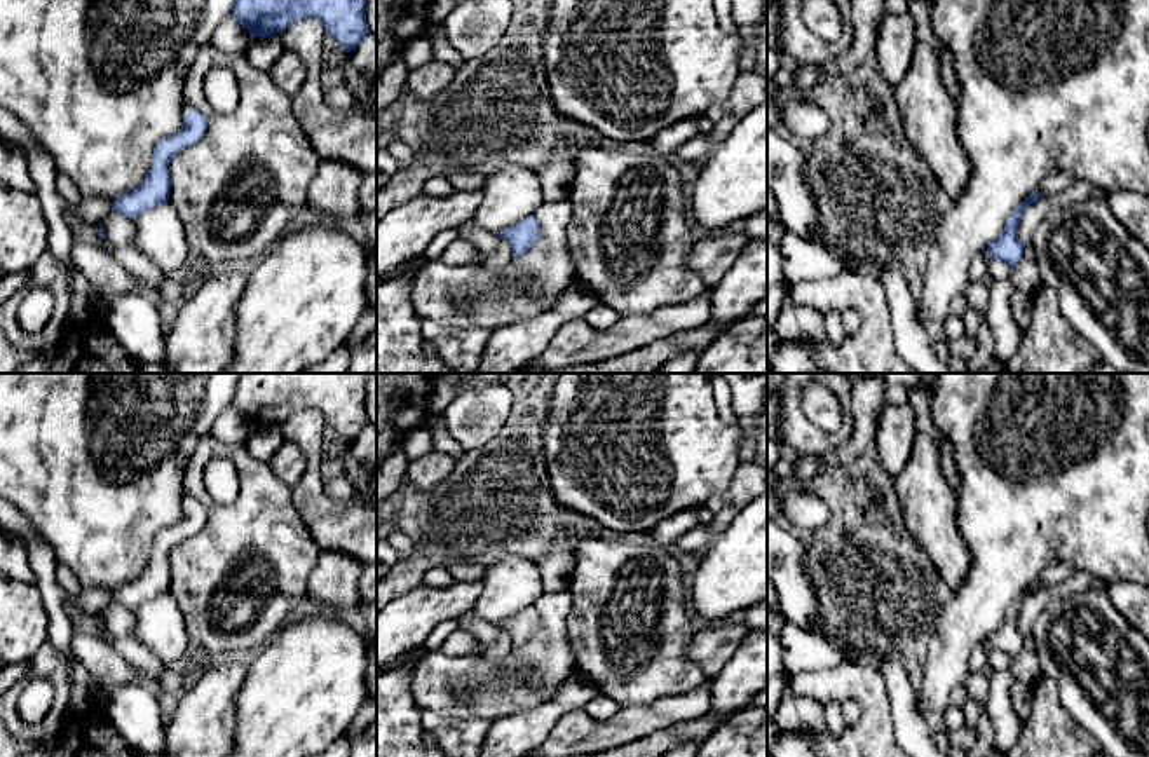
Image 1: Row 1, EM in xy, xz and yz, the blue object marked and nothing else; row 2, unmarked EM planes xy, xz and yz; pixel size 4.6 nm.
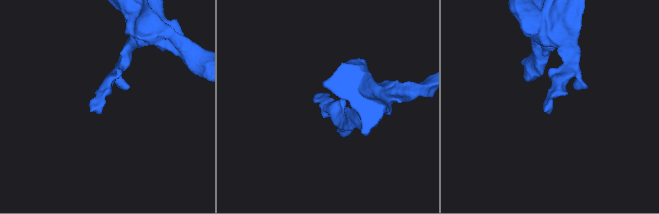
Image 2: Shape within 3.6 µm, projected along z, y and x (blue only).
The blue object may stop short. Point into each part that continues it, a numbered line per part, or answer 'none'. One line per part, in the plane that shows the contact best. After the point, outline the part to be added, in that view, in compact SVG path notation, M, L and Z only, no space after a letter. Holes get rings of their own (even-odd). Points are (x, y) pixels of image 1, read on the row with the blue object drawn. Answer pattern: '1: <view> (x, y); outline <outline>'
none

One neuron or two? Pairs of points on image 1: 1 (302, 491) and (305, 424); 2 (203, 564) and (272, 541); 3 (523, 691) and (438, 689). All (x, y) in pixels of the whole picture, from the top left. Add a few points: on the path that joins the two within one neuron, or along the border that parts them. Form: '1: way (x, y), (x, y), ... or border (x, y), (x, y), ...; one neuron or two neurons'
1: way (309, 475), (309, 440); one neuron
2: way (220, 564), (244, 543), (255, 541); one neuron
3: way (503, 691), (464, 691), (459, 688); one neuron

